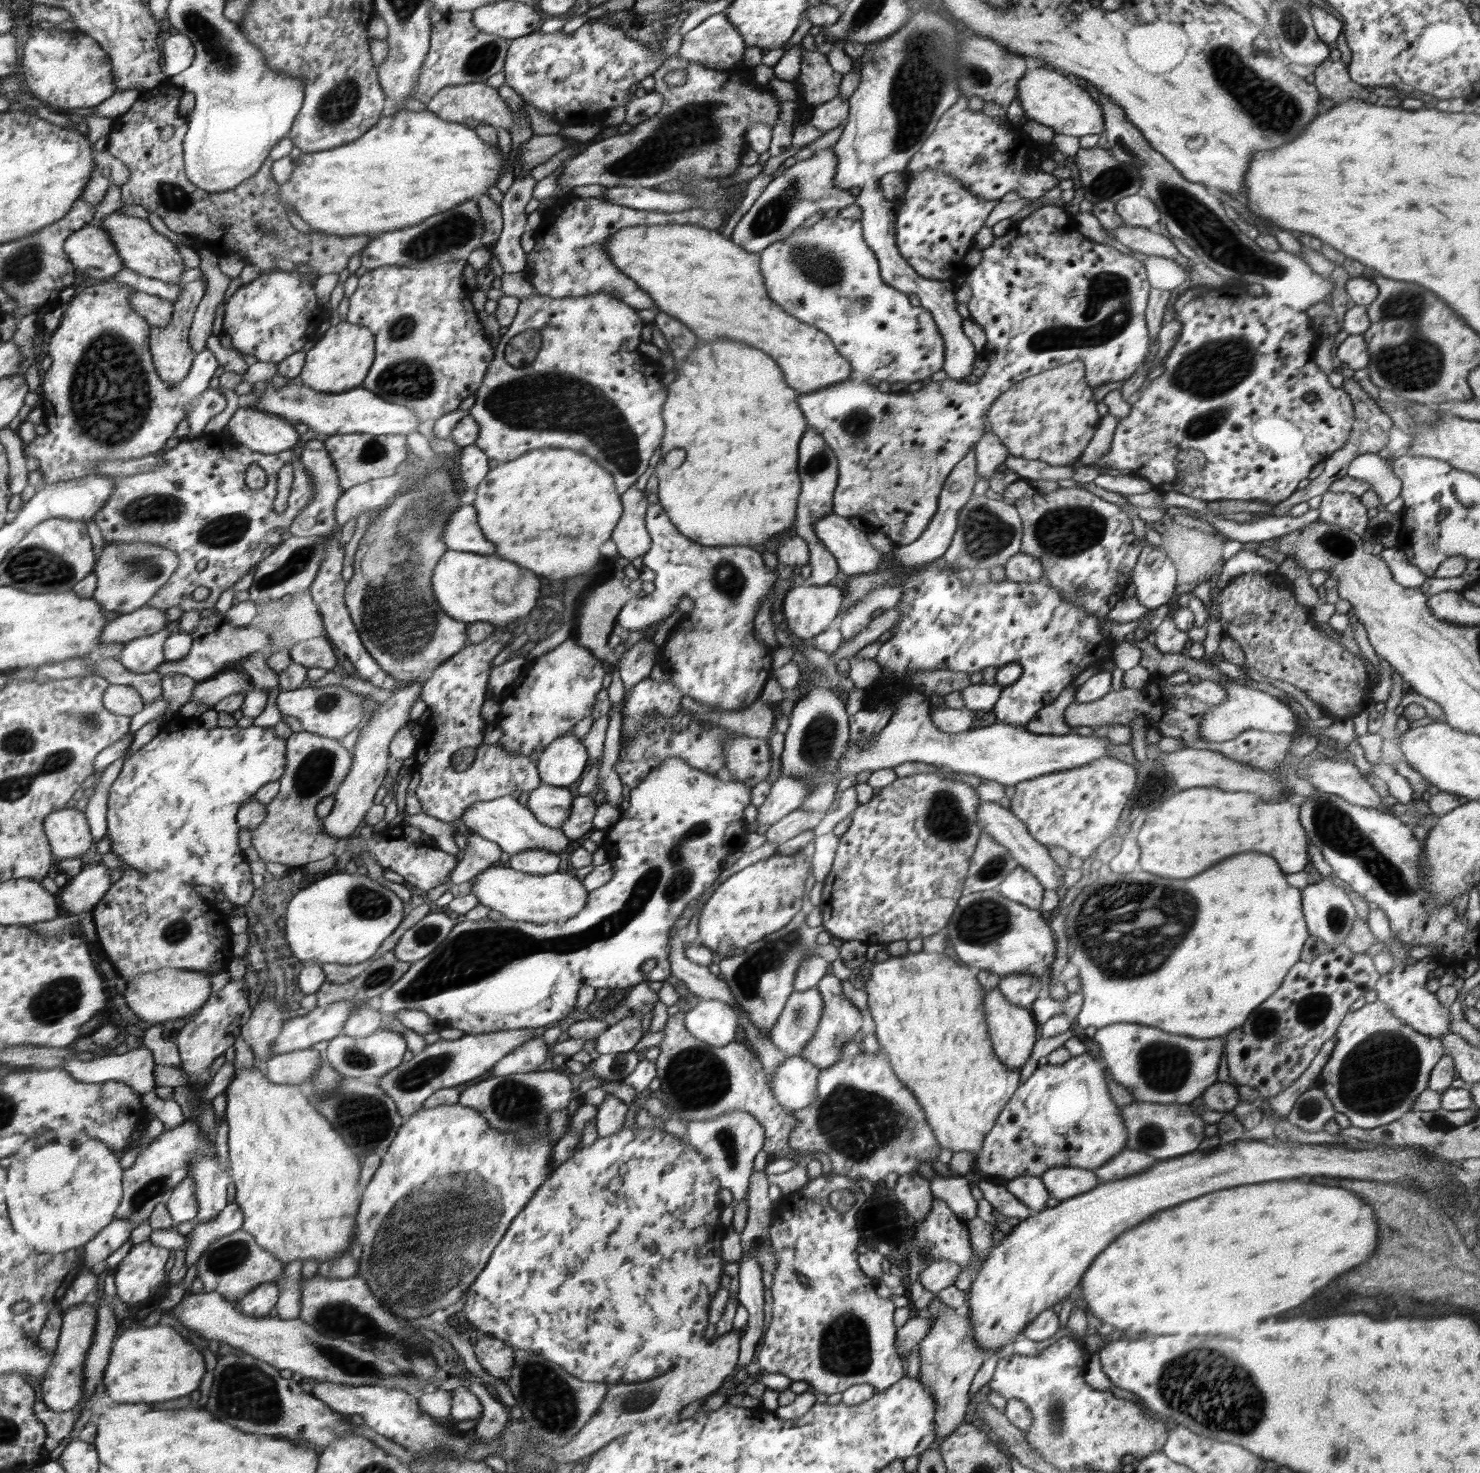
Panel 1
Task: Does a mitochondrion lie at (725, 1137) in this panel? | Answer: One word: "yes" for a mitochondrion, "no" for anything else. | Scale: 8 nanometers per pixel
yes

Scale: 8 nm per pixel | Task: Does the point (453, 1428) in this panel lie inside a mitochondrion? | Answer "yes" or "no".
no

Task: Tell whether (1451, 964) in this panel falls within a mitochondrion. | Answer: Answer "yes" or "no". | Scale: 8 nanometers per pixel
no

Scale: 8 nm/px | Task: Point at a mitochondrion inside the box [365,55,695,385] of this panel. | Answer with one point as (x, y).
(447, 235)

